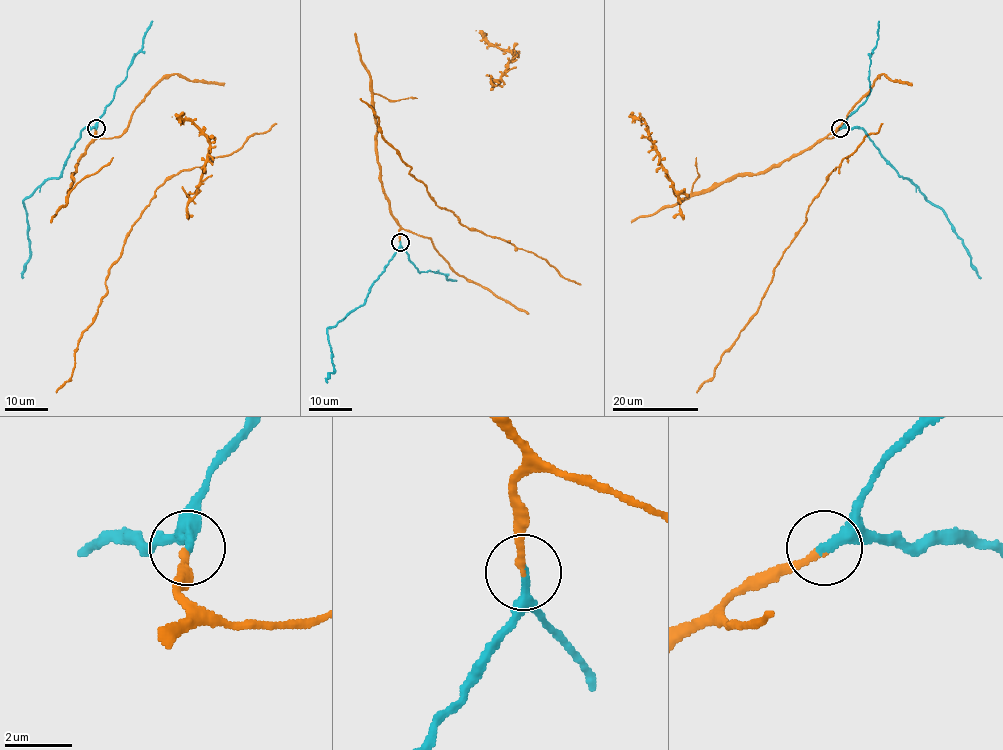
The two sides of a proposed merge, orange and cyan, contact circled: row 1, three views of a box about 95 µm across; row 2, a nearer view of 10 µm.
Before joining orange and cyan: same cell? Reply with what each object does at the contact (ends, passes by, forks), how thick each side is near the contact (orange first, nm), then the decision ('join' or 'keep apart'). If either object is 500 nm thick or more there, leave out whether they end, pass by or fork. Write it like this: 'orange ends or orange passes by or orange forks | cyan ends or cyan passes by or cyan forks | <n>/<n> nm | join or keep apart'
orange ends | cyan ends | 200/320 nm | join

